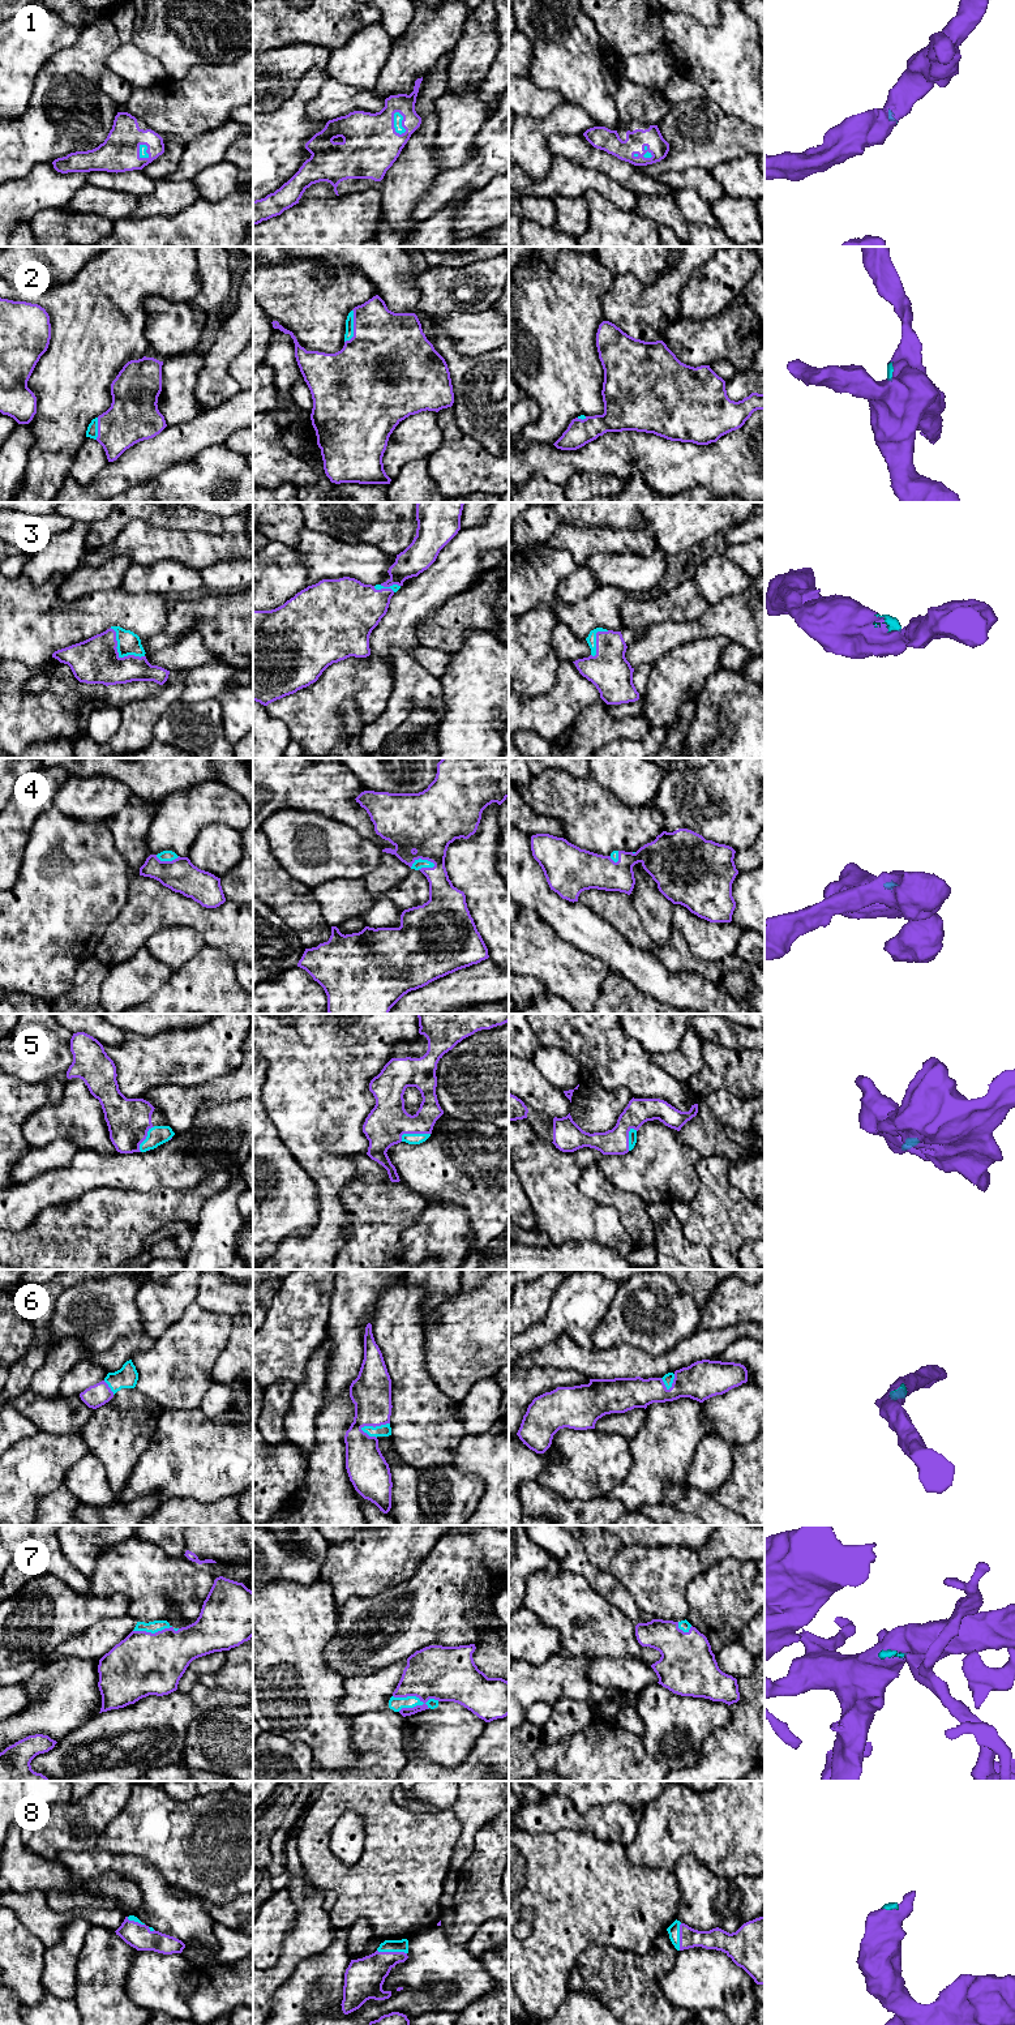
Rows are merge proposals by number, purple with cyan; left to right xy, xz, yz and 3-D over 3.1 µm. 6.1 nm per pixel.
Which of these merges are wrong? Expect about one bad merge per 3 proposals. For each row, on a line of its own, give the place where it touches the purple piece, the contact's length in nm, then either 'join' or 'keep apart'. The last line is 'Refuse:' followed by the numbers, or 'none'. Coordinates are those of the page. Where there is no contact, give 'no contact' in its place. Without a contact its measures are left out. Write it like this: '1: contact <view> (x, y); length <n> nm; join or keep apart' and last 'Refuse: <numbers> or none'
1: contact xz (393, 124); length 160 nm; join
2: contact xz (354, 326); length 220 nm; join
3: contact xy (118, 654); length 280 nm; join
4: contact xz (422, 859); length 160 nm; join
5: contact xz (412, 1133); length 190 nm; join
6: contact xz (375, 1426); length 190 nm; join
7: contact xz (416, 1696); length 280 nm; join
8: contact xz (392, 1952); length 190 nm; join
Refuse: none

